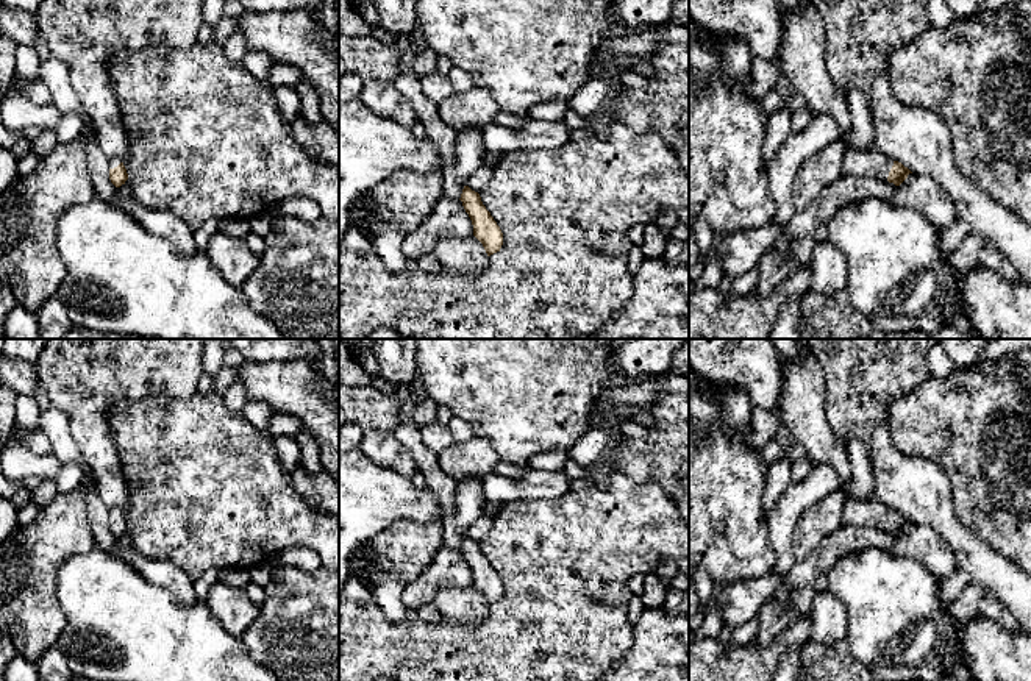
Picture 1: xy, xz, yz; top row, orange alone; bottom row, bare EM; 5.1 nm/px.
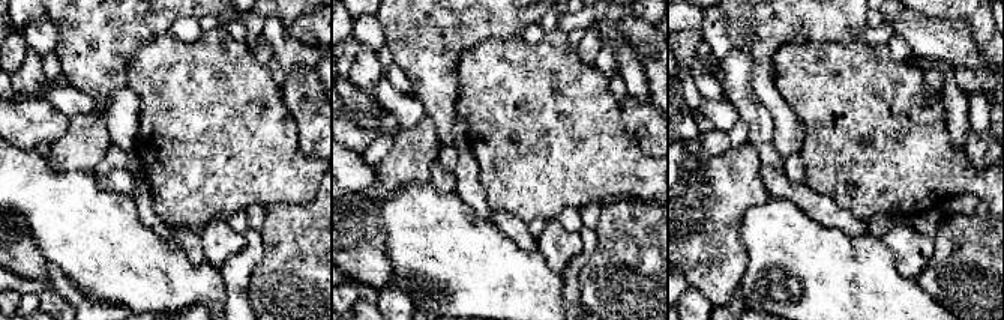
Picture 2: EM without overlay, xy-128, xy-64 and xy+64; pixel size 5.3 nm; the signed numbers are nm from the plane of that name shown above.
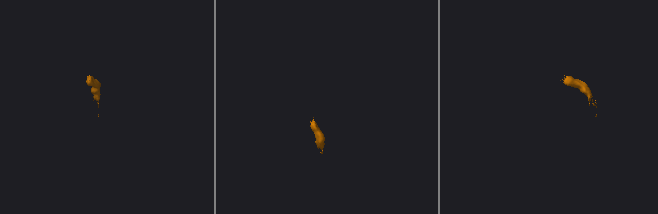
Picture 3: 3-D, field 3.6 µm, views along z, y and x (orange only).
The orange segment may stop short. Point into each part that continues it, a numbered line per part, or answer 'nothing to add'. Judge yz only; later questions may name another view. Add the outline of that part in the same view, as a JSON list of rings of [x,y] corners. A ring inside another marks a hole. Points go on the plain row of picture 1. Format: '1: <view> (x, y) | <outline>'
1: yz (872, 513) | [[[878,498],[869,501],[847,500],[842,512],[840,526],[879,528],[887,529],[894,509],[883,505]]]

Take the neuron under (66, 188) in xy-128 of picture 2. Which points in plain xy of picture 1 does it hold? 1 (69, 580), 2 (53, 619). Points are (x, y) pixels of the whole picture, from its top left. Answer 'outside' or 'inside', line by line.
1: inside
2: outside

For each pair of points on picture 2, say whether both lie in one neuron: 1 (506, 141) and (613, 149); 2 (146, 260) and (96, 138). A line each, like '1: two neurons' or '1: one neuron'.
1: one neuron
2: two neurons

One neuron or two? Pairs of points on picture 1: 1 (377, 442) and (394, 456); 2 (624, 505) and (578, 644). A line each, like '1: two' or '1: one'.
1: one
2: one

